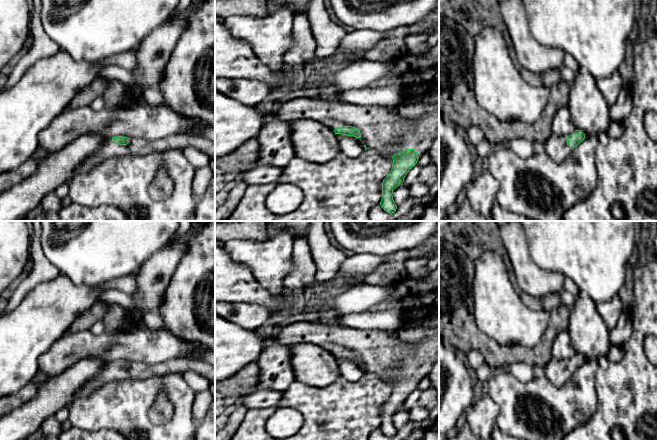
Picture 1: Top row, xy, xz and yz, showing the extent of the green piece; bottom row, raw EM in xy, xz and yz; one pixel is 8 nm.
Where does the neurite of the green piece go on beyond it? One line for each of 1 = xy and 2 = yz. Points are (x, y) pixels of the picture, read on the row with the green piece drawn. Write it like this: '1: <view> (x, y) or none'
1: xy (108, 149)
2: yz (556, 147)

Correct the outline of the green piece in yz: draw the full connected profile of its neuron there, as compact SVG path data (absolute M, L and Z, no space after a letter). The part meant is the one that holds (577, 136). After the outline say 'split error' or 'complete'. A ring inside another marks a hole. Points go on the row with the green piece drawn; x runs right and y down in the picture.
M575 130L567 137L558 136L552 133L544 143L545 153L547 153L556 163L561 163L585 138L585 134L580 130Z | split error

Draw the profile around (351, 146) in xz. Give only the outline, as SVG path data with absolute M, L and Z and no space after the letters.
M336 134L341 152L350 158L358 157L364 150L364 143L361 138Z

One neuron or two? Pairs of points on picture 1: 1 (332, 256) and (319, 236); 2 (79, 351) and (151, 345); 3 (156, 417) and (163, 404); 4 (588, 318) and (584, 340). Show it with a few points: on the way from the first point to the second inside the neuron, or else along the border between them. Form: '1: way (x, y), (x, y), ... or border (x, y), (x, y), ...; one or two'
1: way (327, 251), (319, 241); one
2: way (97, 345), (133, 345); one
3: way (159, 414), (163, 407); one
4: way (586, 323), (586, 335); one

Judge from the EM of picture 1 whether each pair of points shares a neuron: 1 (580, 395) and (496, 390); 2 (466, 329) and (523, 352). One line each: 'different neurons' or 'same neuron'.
1: same neuron
2: same neuron

